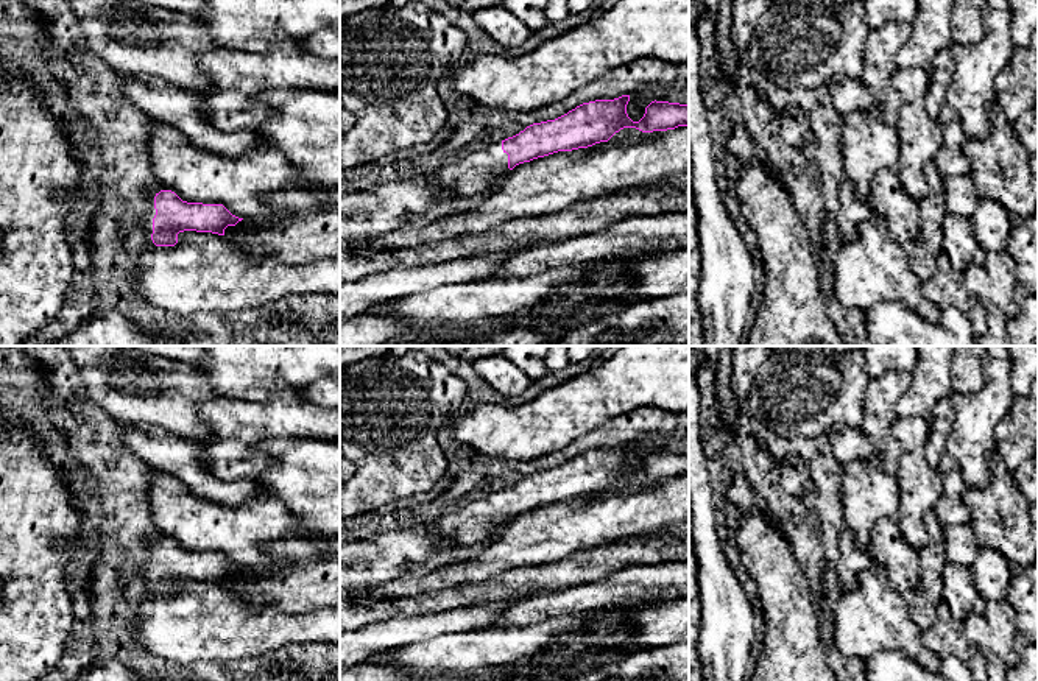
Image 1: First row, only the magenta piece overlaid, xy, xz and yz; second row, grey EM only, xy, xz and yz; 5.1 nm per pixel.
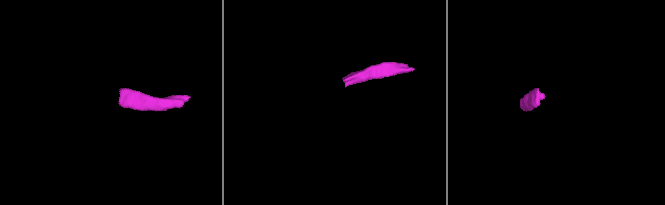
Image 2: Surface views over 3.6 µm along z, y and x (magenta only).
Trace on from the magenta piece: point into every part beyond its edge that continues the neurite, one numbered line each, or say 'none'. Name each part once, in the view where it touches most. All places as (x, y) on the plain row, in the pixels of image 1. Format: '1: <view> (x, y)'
1: xy (147, 568)

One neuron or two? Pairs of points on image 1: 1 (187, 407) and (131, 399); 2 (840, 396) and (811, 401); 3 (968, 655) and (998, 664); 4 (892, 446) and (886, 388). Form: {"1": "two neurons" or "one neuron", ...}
{"1": "one neuron", "2": "one neuron", "3": "two neurons", "4": "one neuron"}

